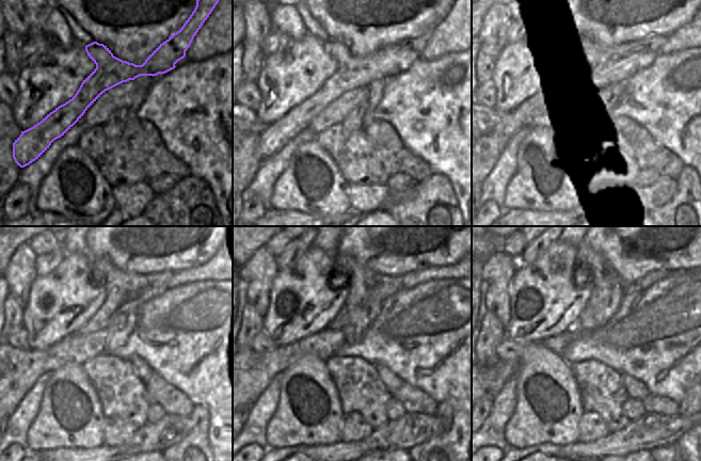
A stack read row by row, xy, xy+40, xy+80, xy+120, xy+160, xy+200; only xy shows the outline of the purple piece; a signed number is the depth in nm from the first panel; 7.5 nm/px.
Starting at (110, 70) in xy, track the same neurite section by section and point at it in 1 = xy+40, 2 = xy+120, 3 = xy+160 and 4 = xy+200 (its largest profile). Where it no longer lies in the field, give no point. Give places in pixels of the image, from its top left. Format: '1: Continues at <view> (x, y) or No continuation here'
1: Continues at xy+40 (352, 72)
2: Continues at xy+120 (125, 291)
3: Continues at xy+160 (363, 283)
4: Continues at xy+200 (604, 276).

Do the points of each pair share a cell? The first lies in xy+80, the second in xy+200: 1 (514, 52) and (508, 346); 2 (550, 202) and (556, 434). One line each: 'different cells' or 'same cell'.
1: different cells
2: same cell

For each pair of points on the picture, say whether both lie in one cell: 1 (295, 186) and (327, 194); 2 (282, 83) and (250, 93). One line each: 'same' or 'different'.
1: same
2: different

